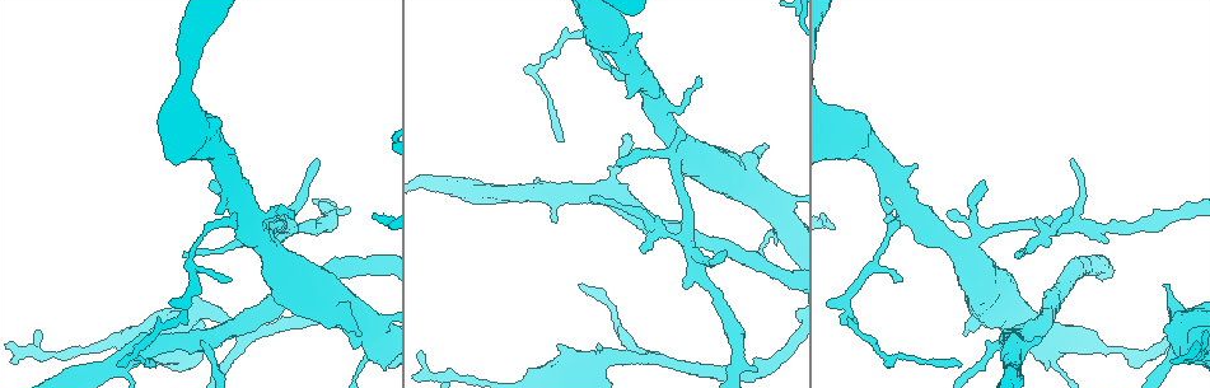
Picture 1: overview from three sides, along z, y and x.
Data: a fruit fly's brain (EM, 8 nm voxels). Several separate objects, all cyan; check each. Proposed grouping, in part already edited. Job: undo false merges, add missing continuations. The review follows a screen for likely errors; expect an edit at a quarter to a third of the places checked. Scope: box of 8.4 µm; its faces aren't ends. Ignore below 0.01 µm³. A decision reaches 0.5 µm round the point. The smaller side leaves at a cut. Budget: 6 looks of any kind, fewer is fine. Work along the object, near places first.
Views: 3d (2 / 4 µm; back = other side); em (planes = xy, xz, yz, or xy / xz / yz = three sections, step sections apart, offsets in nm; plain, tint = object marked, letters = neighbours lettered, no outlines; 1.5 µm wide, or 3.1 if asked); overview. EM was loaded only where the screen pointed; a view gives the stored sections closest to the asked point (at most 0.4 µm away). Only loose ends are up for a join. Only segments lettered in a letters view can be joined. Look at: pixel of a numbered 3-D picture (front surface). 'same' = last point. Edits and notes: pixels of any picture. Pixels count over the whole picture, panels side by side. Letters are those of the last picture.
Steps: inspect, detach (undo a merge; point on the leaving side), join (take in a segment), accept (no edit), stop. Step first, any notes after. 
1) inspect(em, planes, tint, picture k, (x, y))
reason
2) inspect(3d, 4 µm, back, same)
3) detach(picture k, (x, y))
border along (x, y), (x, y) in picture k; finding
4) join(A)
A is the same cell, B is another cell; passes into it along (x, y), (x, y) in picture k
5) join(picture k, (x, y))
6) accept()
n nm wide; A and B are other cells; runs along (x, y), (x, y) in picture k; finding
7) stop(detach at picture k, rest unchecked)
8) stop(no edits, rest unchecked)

inspect(3d, 4 µm, picture 1, (273, 244))
abrupt turn

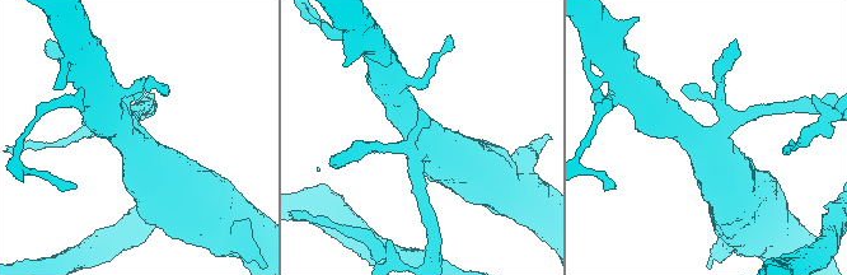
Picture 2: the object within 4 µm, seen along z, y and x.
inspect(em, xy, step 4, letters, picture 2, (422, 145))
shape alone is not enough

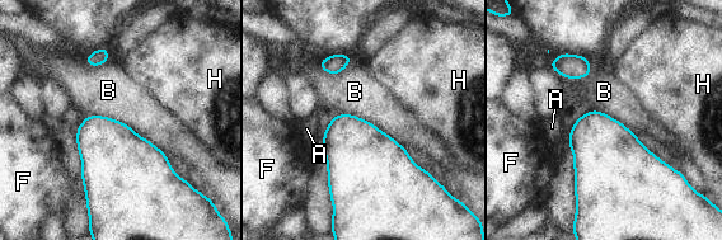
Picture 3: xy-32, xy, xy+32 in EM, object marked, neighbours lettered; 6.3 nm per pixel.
inspect(em, planes, letters, same)

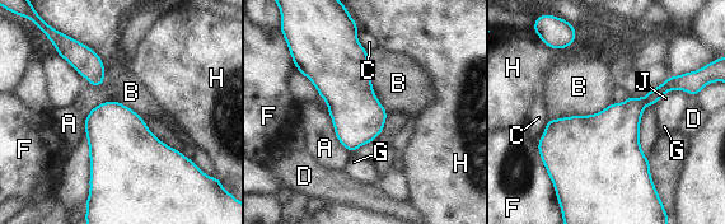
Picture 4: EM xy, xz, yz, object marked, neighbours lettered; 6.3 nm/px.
accept()
F touches over 500 nm; A, B, C, D, F, G, H and J are other cells; continuous, no second neuron

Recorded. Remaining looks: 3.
inspect(em, planes, plain, picture 1, (1016, 253))

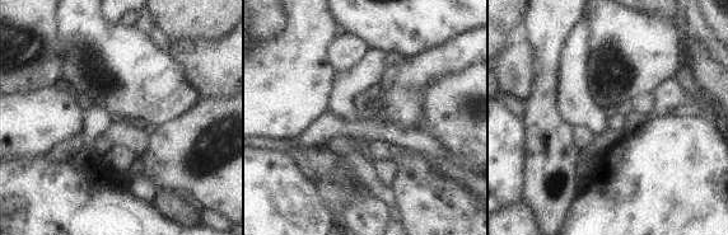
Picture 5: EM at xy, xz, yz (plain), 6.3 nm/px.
inspect(em, planes, tint, same)
where the object lies

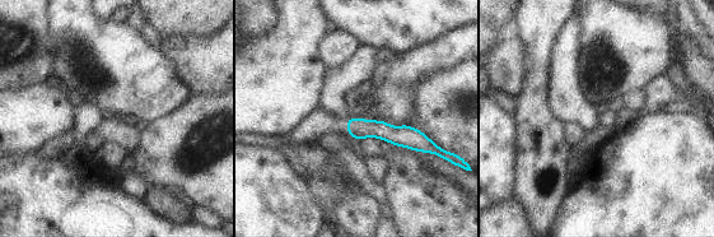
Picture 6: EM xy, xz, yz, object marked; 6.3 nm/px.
inspect(em, planes, letters, same)
what lies round it

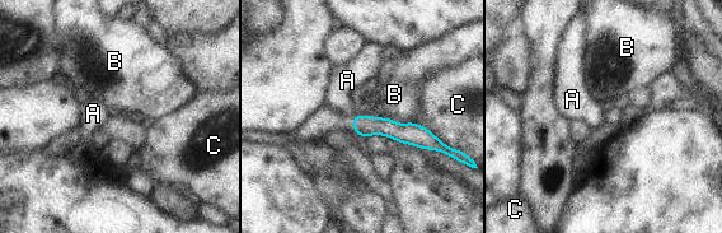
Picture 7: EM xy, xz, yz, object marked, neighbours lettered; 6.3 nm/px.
accept()
A, B and C are other cells; none of them fits

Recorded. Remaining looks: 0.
stop(no edits, rest unchecked)

